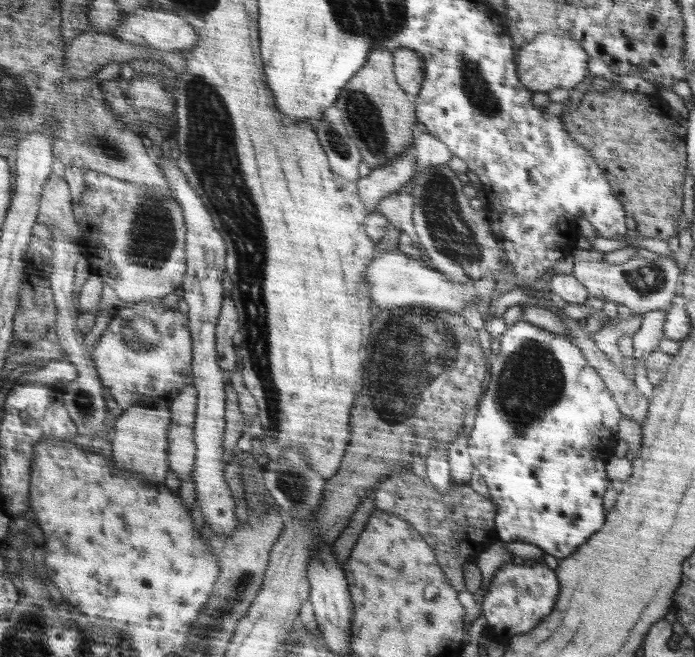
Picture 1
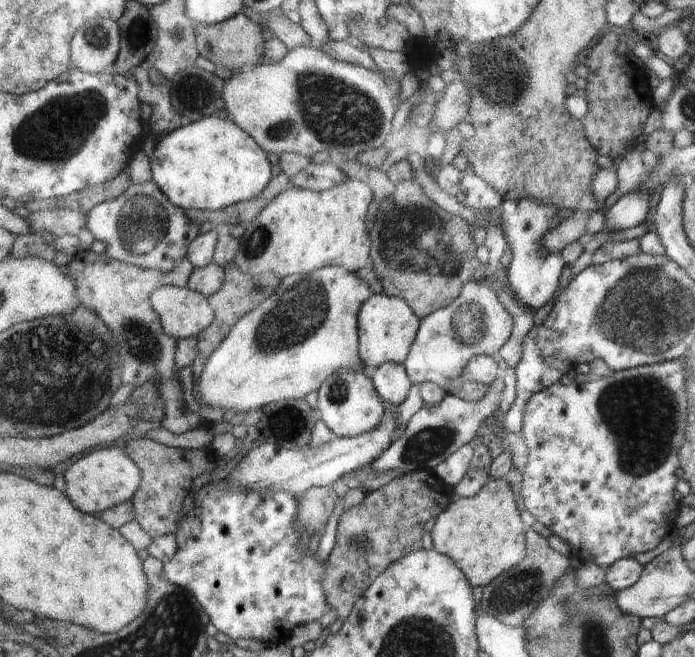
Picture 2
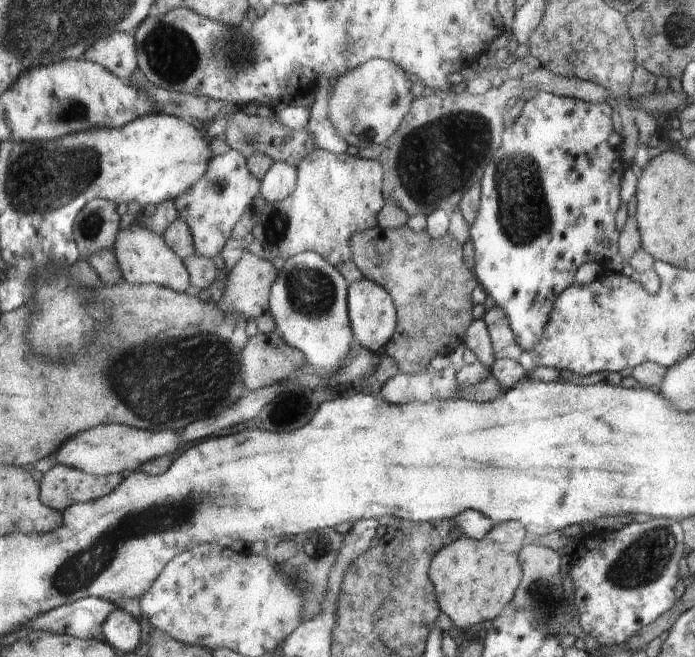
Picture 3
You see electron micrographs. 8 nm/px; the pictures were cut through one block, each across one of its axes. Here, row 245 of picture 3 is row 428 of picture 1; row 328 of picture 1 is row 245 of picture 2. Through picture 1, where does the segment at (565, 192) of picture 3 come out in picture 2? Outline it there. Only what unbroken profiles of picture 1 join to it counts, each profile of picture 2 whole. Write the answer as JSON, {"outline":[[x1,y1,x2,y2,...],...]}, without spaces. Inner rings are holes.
{"outline":[[533,197,528,200,504,200,498,215,502,220,502,230,506,240,506,248,512,252,512,262,508,269,508,284,512,292,522,305,534,312,542,313,542,306,554,296,560,272,566,262,558,252,548,254,544,252,543,237,553,228,554,223,559,220,558,210,554,206,536,201]]}

